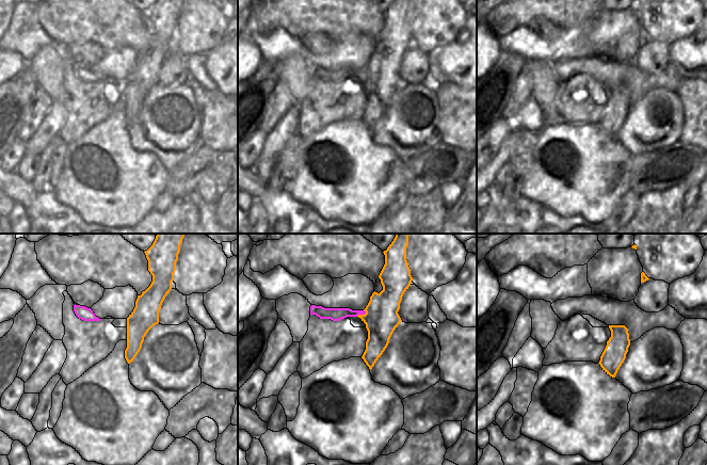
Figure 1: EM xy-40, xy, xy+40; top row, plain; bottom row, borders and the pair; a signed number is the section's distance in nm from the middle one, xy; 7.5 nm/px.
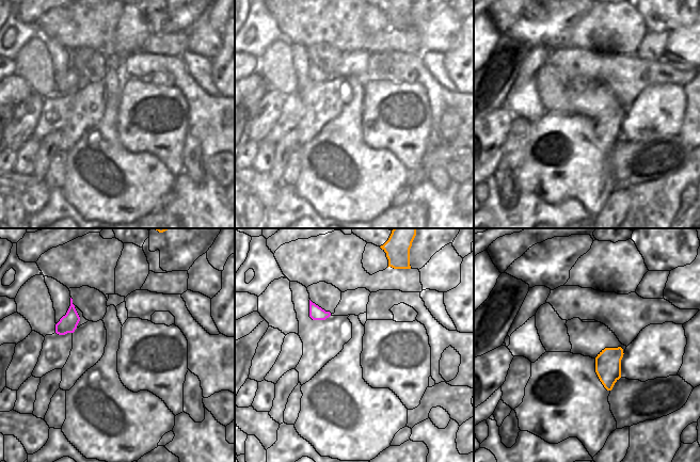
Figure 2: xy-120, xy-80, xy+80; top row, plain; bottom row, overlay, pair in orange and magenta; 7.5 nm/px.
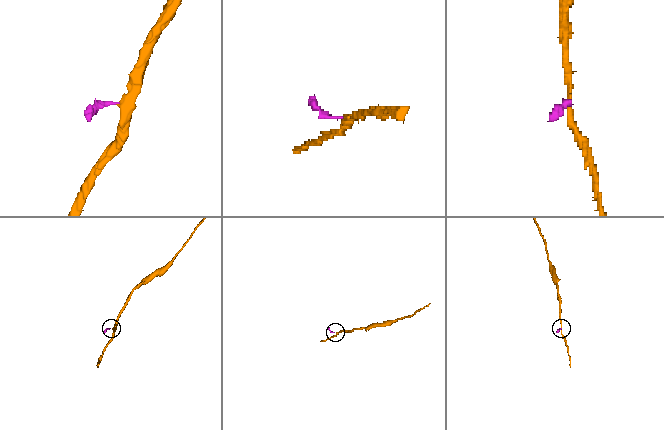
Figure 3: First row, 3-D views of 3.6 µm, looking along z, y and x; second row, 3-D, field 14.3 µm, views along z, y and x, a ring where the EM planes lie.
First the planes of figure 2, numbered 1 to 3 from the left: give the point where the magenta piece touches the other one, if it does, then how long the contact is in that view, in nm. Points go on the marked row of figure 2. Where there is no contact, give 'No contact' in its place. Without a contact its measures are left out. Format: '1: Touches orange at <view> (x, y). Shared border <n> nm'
1: No contact
2: No contact
3: No contact

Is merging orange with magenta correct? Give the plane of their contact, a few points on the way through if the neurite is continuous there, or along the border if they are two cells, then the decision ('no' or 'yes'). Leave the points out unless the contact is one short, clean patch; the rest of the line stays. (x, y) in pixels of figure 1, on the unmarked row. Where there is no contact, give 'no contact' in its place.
xy | along xy (366, 73), (356, 77) | no

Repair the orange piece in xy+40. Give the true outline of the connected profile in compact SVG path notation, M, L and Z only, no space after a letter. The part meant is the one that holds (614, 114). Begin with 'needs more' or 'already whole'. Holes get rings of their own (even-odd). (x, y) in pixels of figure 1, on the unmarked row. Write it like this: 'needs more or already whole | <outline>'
already whole | M609 86L611 98L600 117L599 126L602 131L615 139L626 119L630 107L628 90L625 86Z

